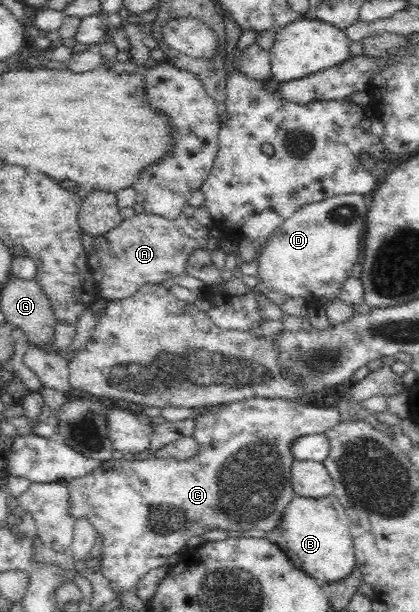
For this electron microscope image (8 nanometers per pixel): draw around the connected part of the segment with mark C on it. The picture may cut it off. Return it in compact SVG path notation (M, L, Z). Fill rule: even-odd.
M340 384L316 394L307 393L295 401L256 397L212 407L195 417L192 436L199 443L197 456L184 460L172 456L102 460L92 473L68 481L69 514L75 519L85 517L102 537L99 571L110 582L112 591L135 593L138 581L146 573L168 564L168 557L180 552L188 539L202 536L206 530L240 531L238 535L244 535L250 529L267 533L278 526L282 511L296 494L291 484L293 441L305 435L325 433L340 423L337 405L347 393L344 384Z

